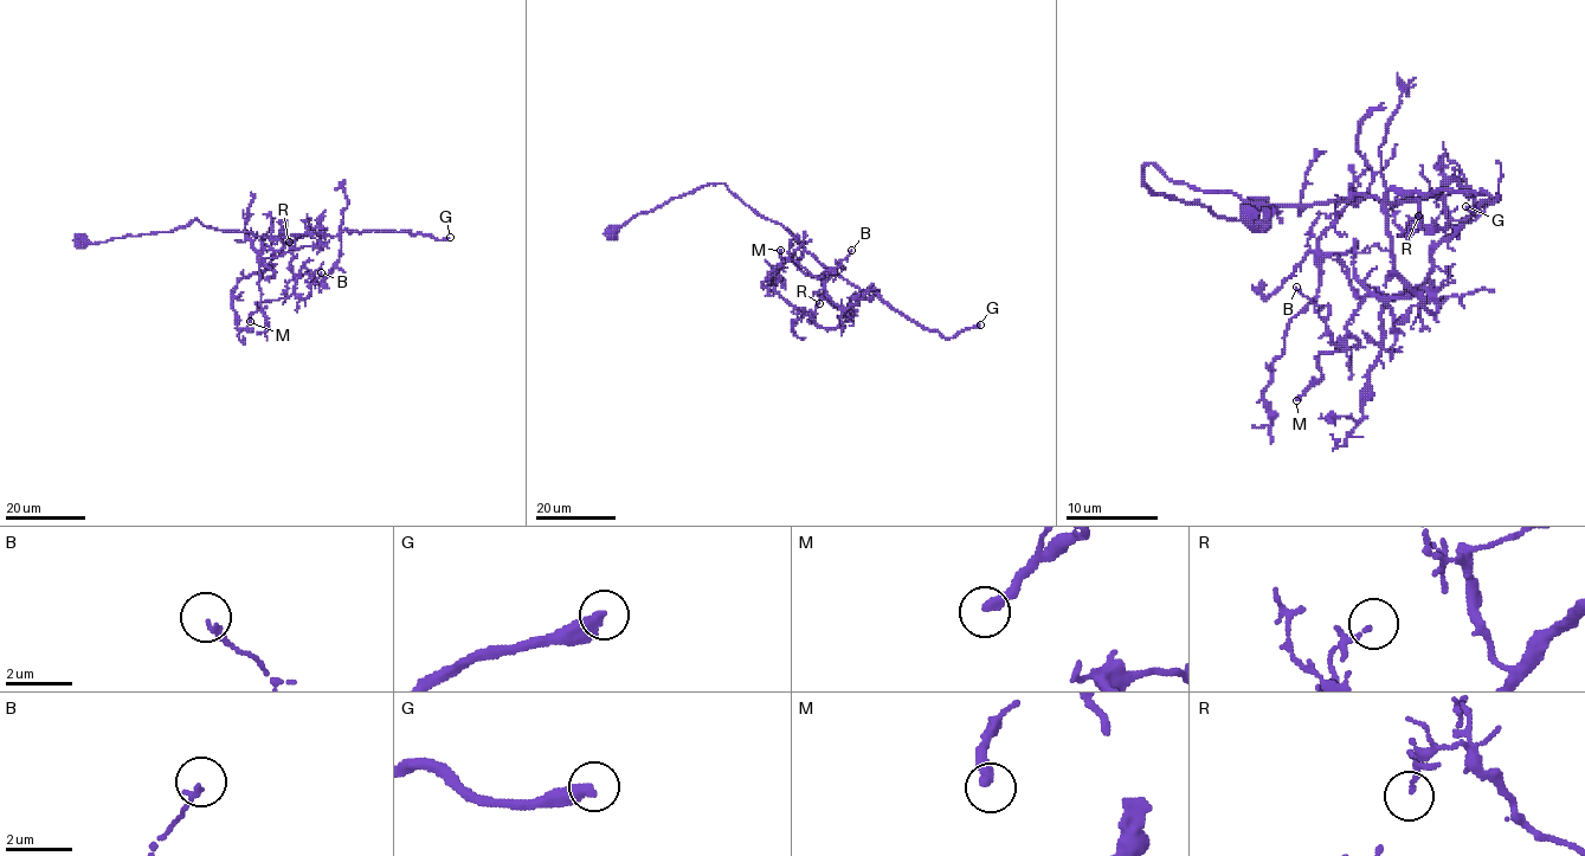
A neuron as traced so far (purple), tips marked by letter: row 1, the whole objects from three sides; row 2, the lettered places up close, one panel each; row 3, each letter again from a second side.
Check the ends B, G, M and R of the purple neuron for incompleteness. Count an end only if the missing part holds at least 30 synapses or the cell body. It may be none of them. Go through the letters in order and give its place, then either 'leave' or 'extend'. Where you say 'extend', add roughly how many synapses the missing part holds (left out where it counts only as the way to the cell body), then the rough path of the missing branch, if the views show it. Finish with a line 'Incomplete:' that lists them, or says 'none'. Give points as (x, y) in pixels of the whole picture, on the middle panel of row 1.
B: at (851, 250); leave
G: at (980, 324); extend; about 190 synapses
M: at (780, 250); leave
R: at (819, 303); leave
Incomplete: G

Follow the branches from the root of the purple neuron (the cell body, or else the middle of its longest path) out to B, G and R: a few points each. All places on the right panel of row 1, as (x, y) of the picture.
B: (1358, 195), (1387, 201), (1383, 211), (1392, 269), (1436, 310), (1424, 289), (1367, 296), (1338, 347), (1296, 287)
G: (1358, 195), (1374, 195), (1381, 201), (1387, 201), (1390, 191), (1473, 191), (1499, 198), (1475, 211), (1466, 206)
R: (1358, 195), (1416, 201), (1421, 223), (1438, 230), (1421, 227), (1404, 237), (1406, 225), (1418, 216)

